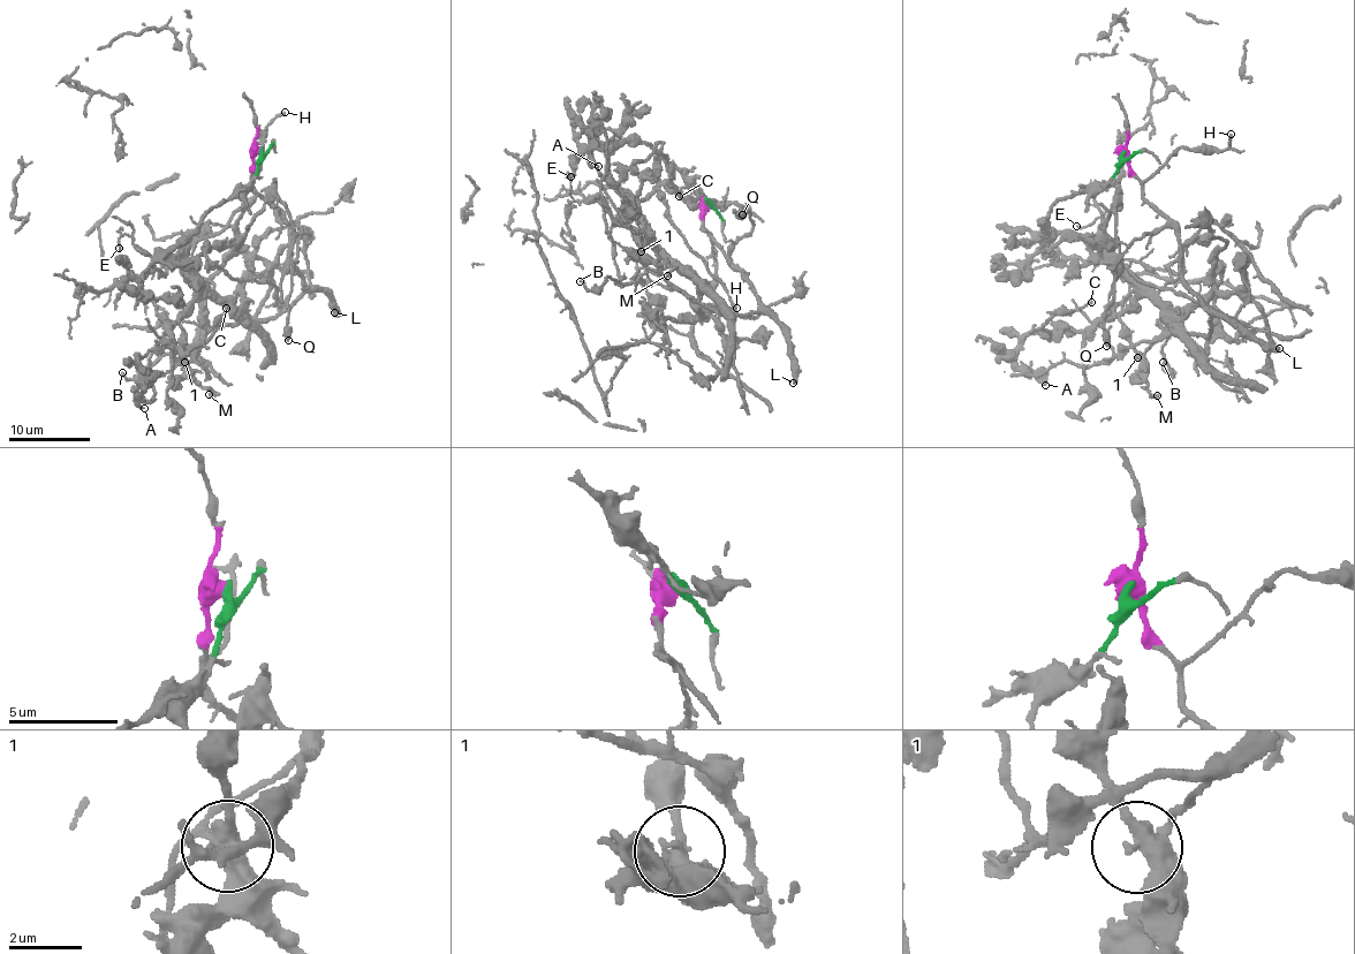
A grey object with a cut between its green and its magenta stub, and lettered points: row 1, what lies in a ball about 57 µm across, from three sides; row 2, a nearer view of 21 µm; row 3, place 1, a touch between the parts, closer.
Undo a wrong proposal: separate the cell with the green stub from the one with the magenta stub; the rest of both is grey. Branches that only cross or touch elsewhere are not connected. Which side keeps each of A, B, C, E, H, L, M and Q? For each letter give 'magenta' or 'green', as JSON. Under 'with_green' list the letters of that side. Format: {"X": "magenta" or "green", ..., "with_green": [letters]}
{"A": "green", "B": "magenta", "C": "green", "E": "green", "H": "magenta", "L": "magenta", "M": "green", "Q": "magenta", "with_green": ["A", "C", "E", "M"]}

